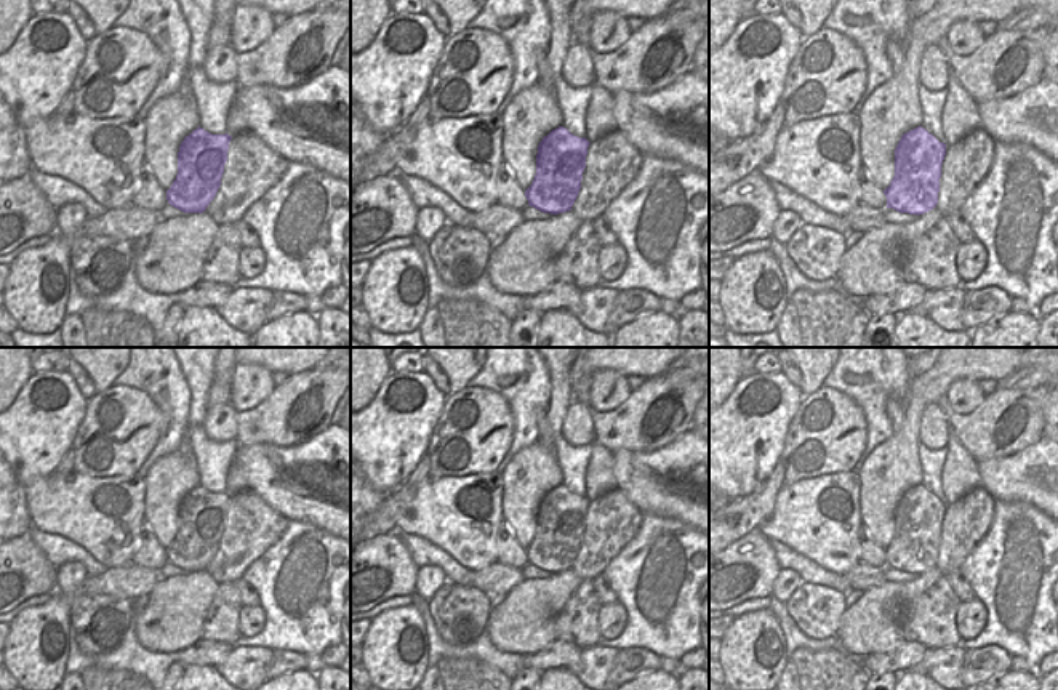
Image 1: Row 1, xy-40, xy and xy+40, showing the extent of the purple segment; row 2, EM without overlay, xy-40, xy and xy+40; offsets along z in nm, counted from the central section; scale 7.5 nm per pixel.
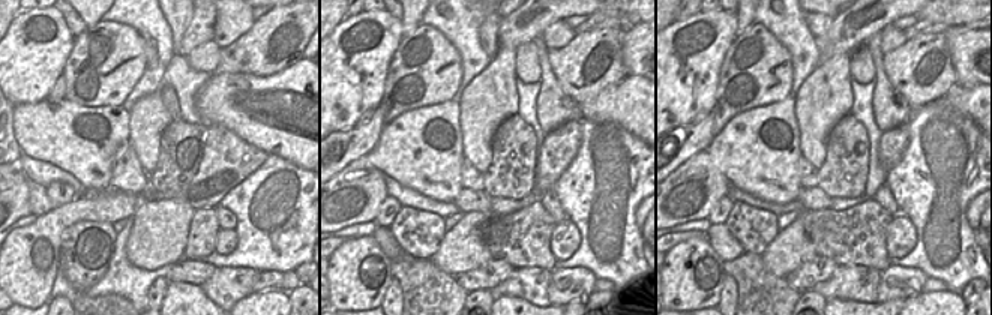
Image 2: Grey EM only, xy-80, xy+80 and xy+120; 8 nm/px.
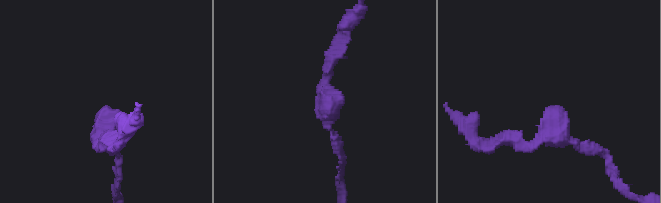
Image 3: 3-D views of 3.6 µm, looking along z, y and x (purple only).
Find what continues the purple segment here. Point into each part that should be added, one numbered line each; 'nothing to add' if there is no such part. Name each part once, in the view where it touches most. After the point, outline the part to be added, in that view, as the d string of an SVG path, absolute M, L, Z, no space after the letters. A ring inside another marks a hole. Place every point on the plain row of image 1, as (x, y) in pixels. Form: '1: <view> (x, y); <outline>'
nothing to add

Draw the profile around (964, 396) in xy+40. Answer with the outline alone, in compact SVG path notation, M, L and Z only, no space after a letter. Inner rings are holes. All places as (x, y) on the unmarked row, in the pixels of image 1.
M957 379L946 391L946 400L954 413L972 413L984 397L975 379Z

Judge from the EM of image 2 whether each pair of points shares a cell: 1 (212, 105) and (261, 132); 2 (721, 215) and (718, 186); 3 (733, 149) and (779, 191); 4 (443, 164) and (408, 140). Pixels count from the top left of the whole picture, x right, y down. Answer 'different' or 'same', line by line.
1: same
2: different
3: same
4: same

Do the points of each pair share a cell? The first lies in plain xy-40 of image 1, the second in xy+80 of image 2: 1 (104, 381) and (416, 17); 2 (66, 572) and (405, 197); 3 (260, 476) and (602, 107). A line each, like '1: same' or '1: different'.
1: same
2: different
3: same

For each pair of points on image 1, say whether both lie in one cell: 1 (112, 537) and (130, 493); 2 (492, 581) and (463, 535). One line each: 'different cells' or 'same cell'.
1: same cell
2: different cells

